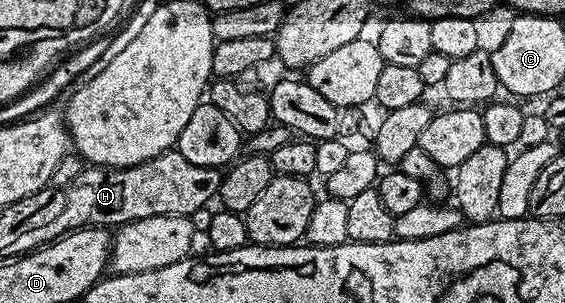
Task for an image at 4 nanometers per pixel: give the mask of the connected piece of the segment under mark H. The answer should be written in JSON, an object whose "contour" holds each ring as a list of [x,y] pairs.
{"contour":[[[174,147],[126,169],[83,167],[73,185],[69,186],[64,211],[60,211],[60,215],[56,215],[56,219],[45,227],[35,227],[33,231],[26,232],[20,242],[21,248],[33,251],[73,230],[87,227],[121,227],[149,217],[193,218],[194,213],[217,198],[223,176],[222,169],[188,163],[188,159],[184,159],[184,155],[180,155]]]}

